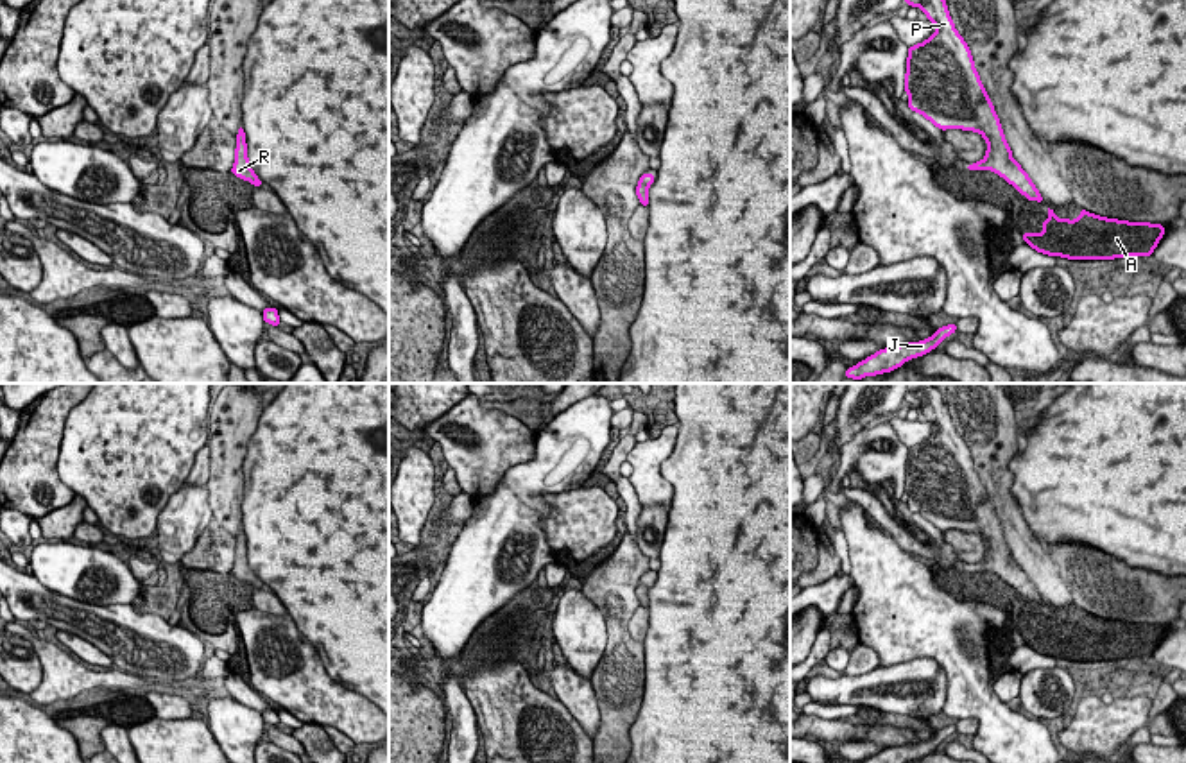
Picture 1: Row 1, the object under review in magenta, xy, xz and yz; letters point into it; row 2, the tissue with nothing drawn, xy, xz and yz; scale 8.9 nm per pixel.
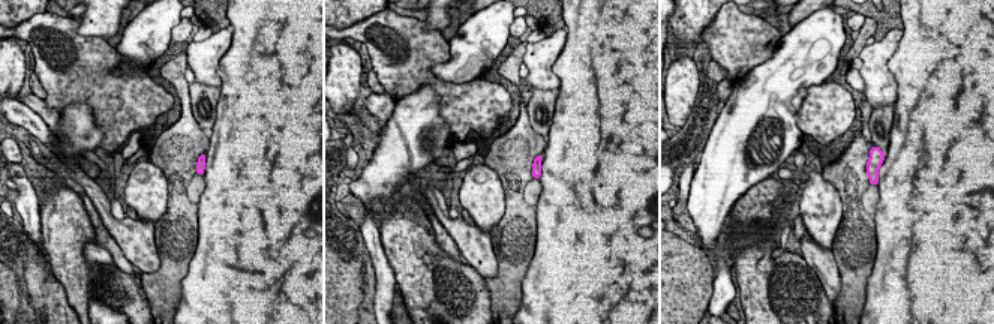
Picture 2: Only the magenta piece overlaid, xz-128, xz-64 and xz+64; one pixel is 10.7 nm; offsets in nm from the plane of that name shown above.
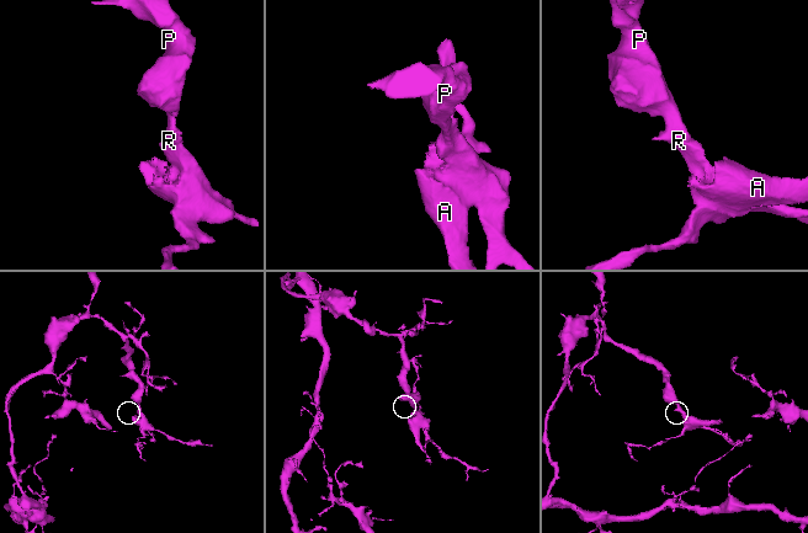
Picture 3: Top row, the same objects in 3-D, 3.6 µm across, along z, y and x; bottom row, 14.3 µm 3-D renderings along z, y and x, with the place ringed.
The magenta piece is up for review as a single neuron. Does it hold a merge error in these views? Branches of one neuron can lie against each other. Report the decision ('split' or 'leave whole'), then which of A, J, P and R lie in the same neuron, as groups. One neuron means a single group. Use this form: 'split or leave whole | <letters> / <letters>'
leave whole | A J P R

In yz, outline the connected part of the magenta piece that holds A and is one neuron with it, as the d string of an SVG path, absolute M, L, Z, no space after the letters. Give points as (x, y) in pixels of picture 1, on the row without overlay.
M1048 609L1048 622L1041 622L1041 627L1041 636L1025 632L1023 641L1037 654L1068 661L1150 657L1165 636L1163 625L1105 620L1082 609L1073 622L1061 622Z

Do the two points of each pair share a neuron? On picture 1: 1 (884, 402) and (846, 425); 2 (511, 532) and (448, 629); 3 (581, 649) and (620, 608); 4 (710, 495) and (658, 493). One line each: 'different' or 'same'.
1: same
2: same
3: different
4: different

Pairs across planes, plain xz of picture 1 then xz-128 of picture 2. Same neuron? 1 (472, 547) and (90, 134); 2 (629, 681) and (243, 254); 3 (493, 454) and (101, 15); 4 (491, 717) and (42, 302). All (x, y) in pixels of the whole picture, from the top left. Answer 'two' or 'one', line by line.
1: one
2: two
3: two
4: two

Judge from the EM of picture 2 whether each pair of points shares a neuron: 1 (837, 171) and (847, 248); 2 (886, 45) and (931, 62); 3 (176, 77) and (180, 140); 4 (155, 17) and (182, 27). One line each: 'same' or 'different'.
1: same
2: different
3: same
4: different

